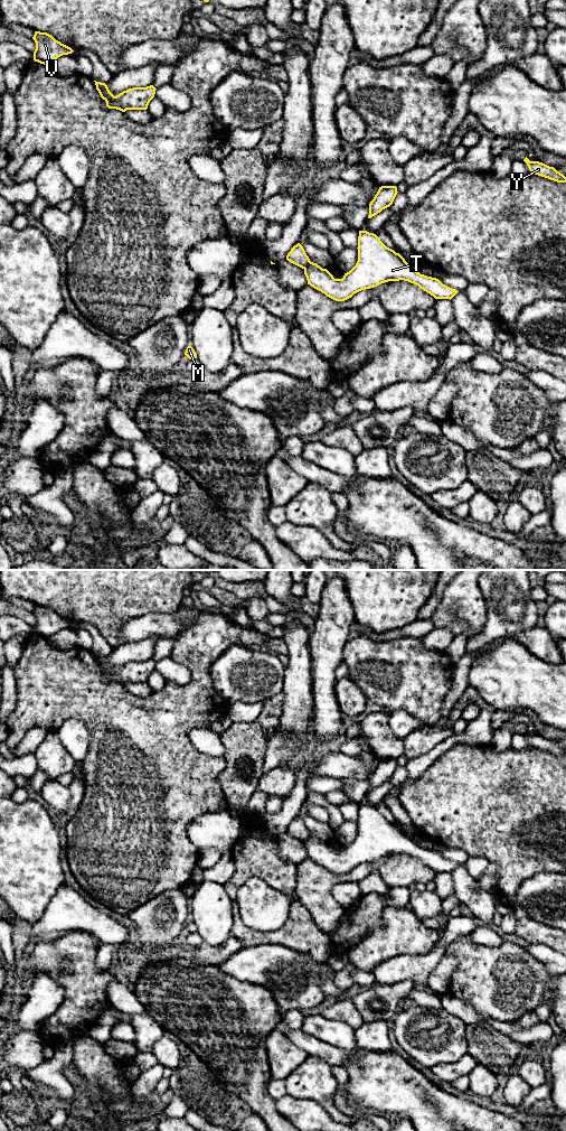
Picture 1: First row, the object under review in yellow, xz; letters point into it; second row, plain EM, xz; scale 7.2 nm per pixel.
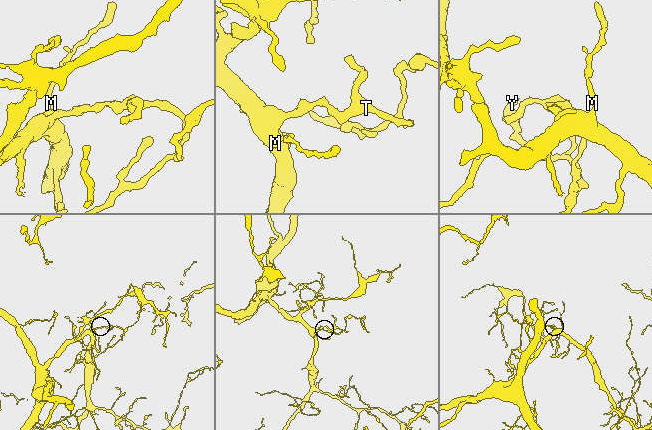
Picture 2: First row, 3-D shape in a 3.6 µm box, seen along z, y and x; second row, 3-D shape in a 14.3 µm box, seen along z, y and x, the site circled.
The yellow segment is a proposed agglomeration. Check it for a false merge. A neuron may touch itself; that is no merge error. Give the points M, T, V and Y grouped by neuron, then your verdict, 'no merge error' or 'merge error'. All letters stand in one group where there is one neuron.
groups M V / T Y; merge error

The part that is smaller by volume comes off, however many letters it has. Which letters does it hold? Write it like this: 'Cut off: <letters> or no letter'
Cut off: T, Y

